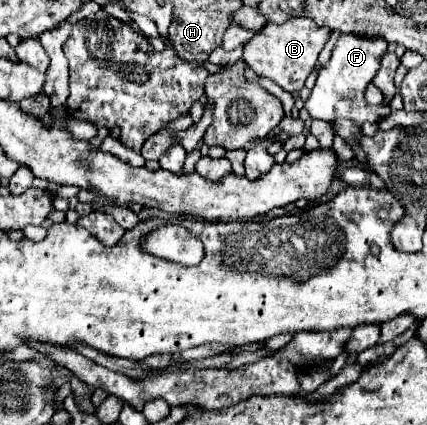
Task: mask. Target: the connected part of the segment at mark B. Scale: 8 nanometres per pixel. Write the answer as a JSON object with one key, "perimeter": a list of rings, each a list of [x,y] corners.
{"perimeter":[[[305,17],[289,19],[285,25],[269,23],[263,31],[255,33],[255,37],[249,43],[245,43],[243,61],[259,77],[267,77],[267,79],[275,81],[281,89],[295,93],[303,87],[309,73],[315,69],[317,57],[319,57],[321,49],[325,47],[325,43],[329,41],[329,35],[331,35],[329,29],[315,25],[313,21],[309,21]]]}

